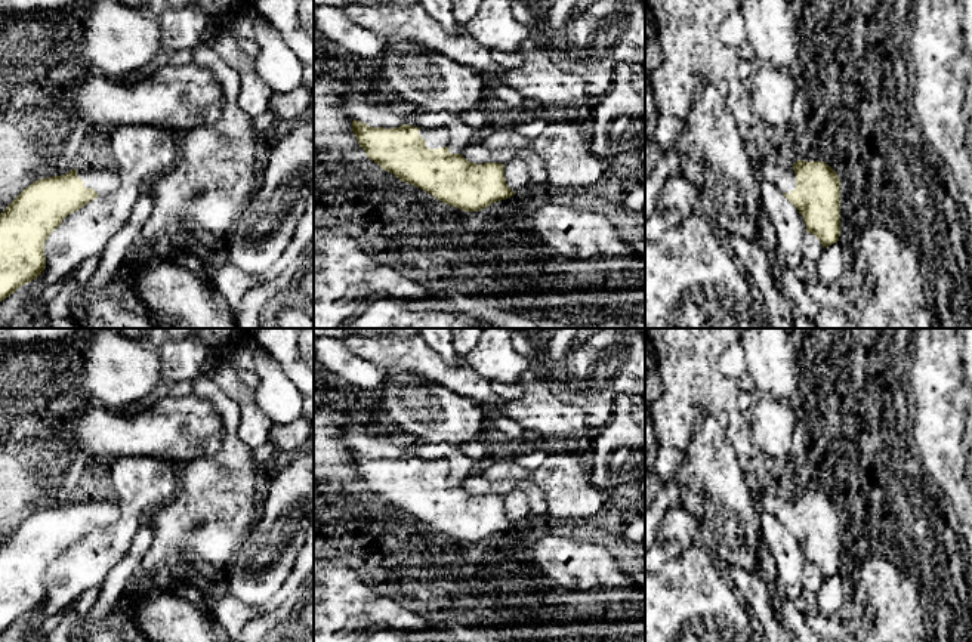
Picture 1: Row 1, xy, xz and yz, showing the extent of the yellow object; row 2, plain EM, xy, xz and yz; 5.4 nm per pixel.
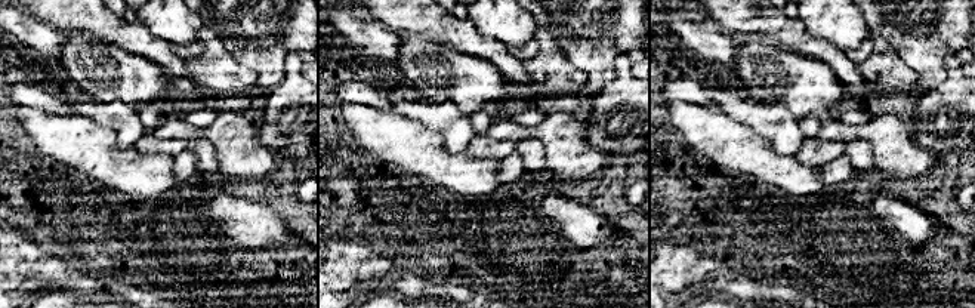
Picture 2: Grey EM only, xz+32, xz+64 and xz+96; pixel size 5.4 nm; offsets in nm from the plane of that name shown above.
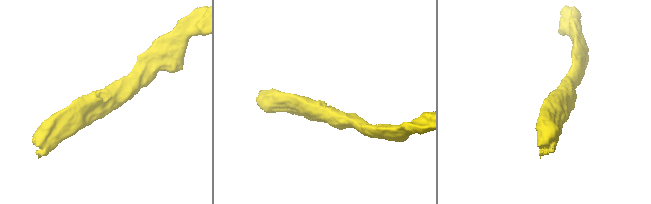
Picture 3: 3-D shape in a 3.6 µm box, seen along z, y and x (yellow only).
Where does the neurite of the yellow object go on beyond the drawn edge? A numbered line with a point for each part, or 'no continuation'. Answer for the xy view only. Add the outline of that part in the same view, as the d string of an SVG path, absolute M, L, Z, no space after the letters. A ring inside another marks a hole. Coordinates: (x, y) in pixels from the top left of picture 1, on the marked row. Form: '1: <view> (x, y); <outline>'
1: xy (104, 181); M84 164L77 167L77 175L84 182L84 186L95 189L98 195L111 194L120 186L118 170Z

